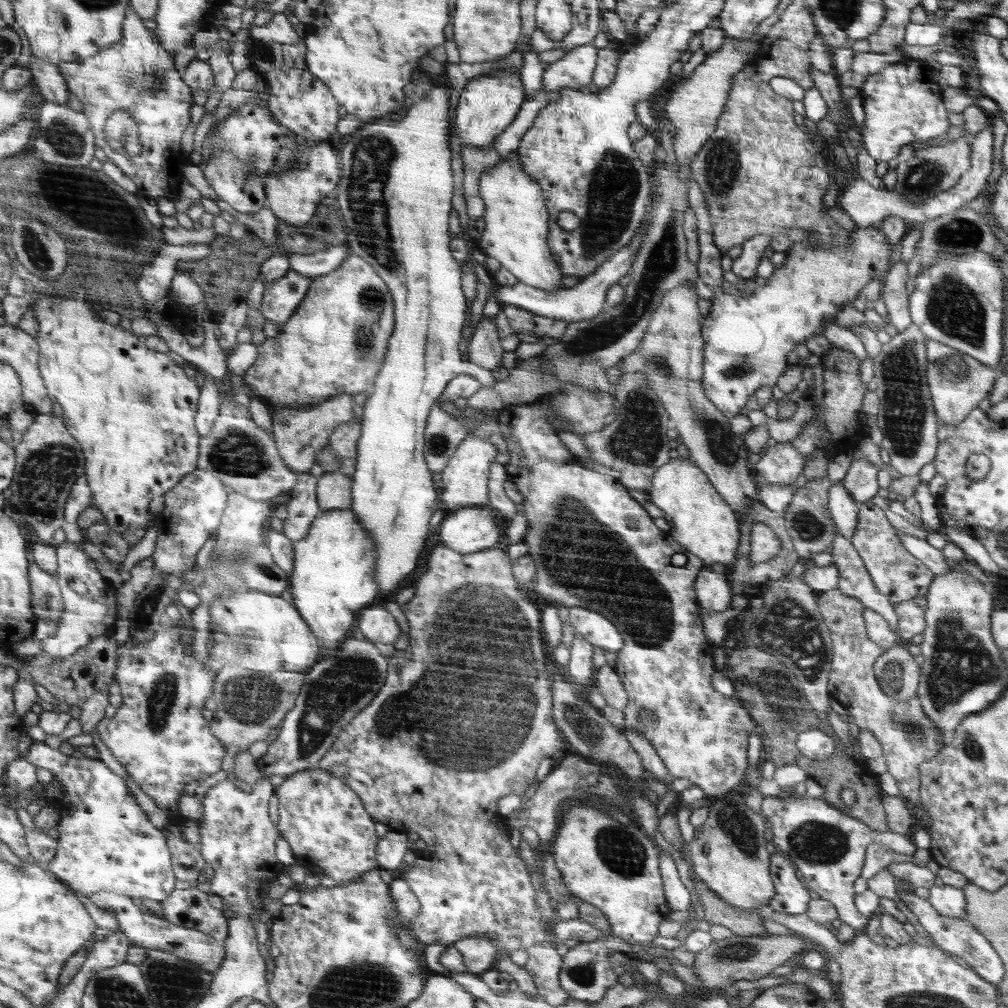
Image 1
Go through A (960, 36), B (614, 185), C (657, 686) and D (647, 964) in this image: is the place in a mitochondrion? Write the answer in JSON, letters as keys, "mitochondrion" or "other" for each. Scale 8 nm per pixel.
{"A":"other","B":"mitochondrion","C":"other","D":"other"}

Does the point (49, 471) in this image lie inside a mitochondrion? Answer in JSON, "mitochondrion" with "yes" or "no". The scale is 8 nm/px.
{"mitochondrion":"yes"}

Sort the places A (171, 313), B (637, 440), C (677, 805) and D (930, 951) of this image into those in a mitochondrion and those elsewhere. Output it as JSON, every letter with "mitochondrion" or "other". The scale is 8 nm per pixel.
{"A":"other","B":"mitochondrion","C":"other","D":"other"}

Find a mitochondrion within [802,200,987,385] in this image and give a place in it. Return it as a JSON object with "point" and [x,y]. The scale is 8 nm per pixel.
{"point":[964,231]}

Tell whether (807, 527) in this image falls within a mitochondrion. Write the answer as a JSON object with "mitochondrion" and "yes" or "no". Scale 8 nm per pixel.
{"mitochondrion":"yes"}

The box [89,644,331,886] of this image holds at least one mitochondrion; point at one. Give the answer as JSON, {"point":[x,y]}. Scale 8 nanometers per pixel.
{"point":[251,699]}

